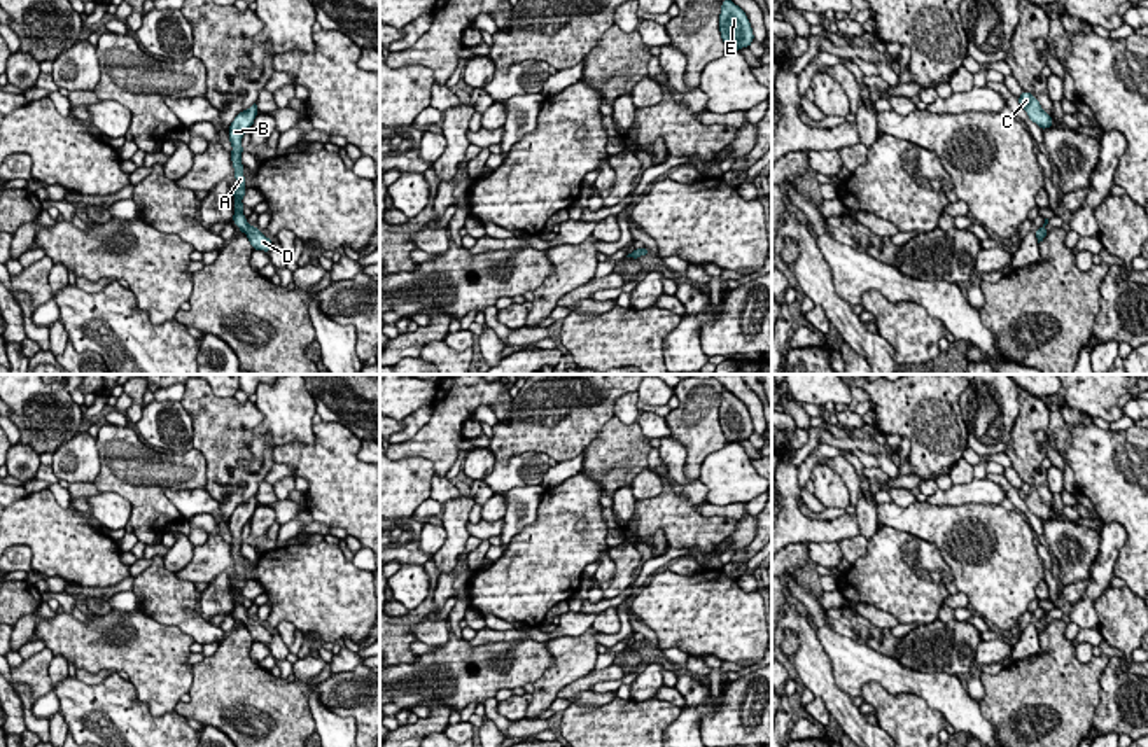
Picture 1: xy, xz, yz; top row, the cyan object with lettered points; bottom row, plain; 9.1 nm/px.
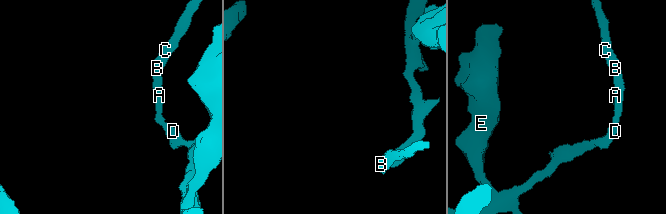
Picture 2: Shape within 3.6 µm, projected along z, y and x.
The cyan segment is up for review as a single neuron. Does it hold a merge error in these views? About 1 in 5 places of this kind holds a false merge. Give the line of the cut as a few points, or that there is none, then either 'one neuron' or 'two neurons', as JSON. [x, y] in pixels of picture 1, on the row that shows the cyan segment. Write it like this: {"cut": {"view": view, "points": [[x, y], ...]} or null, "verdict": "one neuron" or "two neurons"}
{"cut": null, "verdict": "one neuron"}

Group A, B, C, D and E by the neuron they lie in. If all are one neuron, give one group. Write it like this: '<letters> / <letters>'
A B C D E

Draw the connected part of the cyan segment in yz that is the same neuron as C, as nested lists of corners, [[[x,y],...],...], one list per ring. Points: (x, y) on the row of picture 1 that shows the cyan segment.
[[[1024,91],[1018,96],[1018,105],[1027,112],[1029,119],[1036,122],[1041,129],[1046,129],[1054,124],[1052,117],[1041,108],[1040,101],[1029,91]]]

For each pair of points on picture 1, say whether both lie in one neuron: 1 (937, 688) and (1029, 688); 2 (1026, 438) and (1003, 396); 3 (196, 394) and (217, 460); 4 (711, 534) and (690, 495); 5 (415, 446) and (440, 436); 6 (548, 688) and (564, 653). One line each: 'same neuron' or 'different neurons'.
1: different neurons
2: different neurons
3: same neuron
4: same neuron
5: same neuron
6: same neuron

